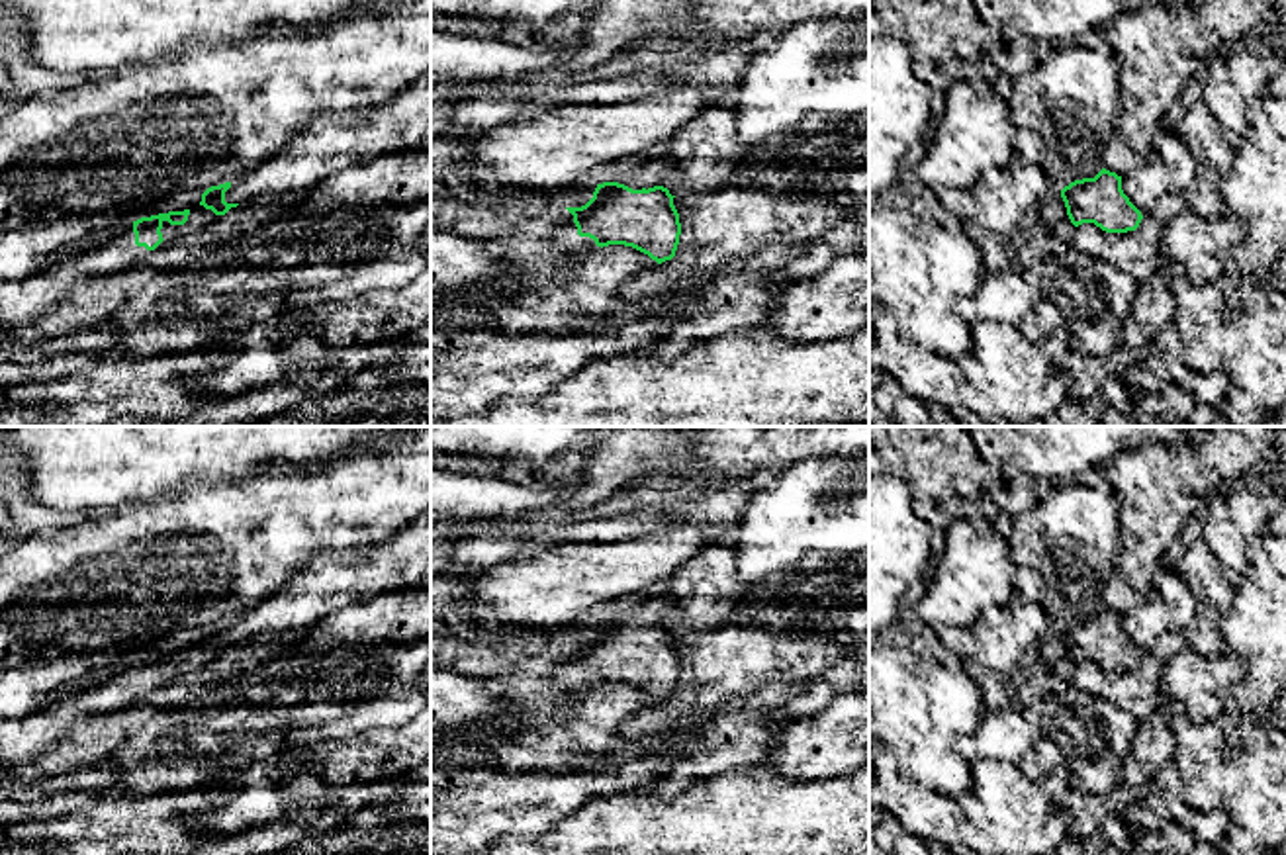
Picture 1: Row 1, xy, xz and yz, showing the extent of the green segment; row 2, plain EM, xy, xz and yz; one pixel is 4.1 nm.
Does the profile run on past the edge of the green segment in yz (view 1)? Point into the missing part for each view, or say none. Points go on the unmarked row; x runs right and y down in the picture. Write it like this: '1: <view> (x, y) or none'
1: none

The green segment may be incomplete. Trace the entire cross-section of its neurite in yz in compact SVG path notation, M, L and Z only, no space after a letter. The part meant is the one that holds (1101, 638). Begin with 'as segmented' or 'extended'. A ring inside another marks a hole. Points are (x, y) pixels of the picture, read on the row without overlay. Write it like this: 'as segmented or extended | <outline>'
as segmented | M1106 607L1094 616L1071 620L1061 628L1061 636L1075 665L1094 661L1106 671L1127 671L1143 657L1122 628L1122 614Z

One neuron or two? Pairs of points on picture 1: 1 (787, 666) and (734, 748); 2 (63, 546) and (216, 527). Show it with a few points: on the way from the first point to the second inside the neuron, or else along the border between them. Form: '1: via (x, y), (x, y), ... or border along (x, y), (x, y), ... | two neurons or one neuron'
1: border along (785, 687), (766, 685), (748, 695), (731, 697) | two neurons
2: via (100, 546), (120, 546), (132, 535), (179, 527) | one neuron

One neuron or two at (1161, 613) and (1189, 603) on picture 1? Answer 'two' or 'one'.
one

